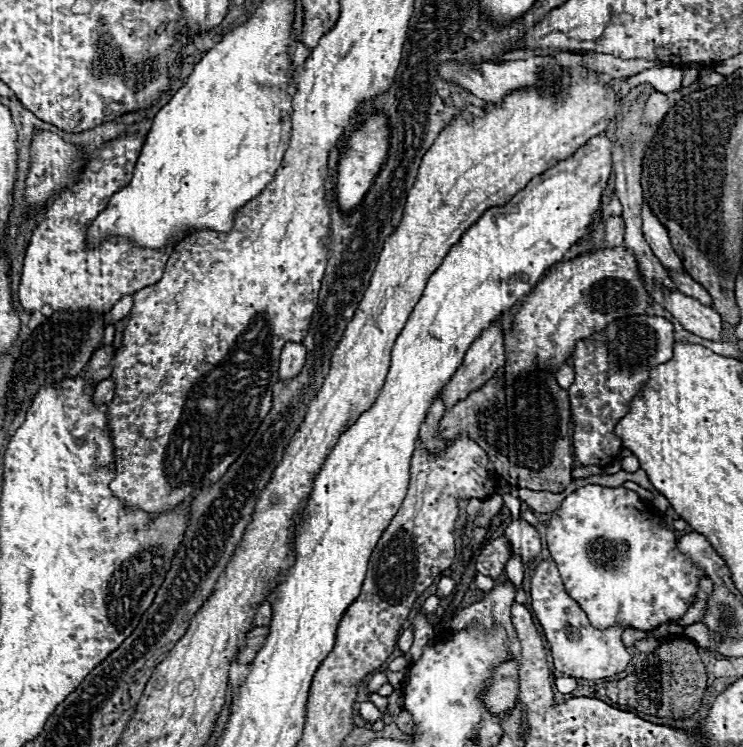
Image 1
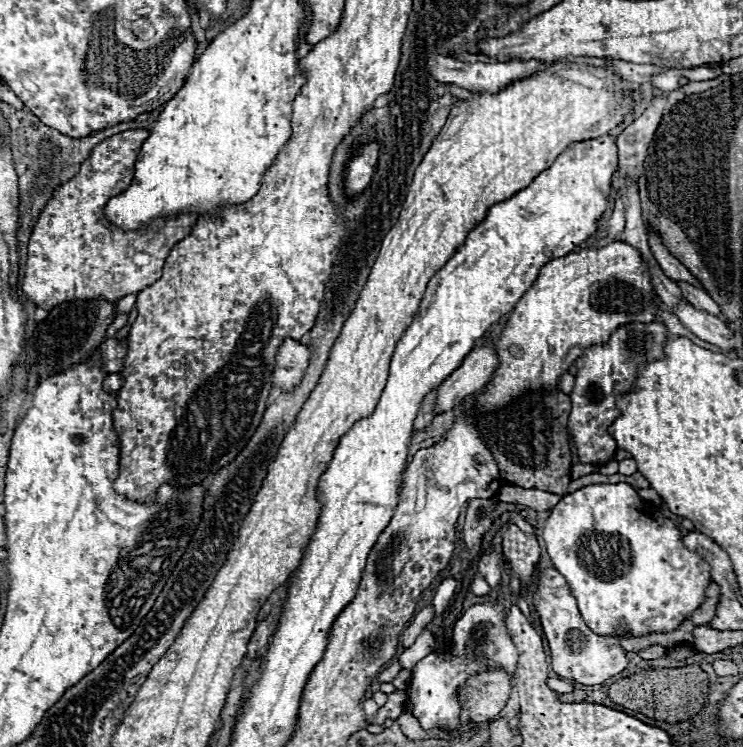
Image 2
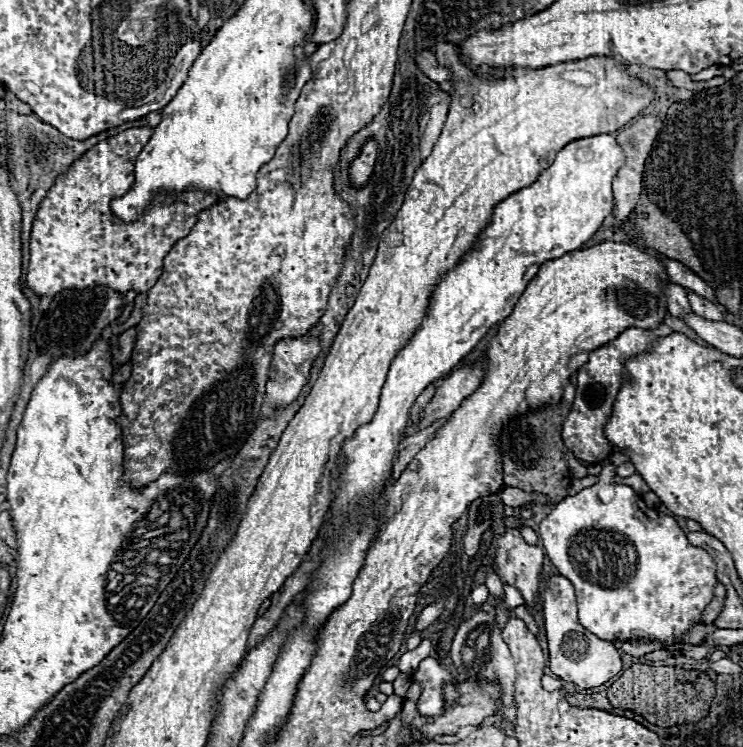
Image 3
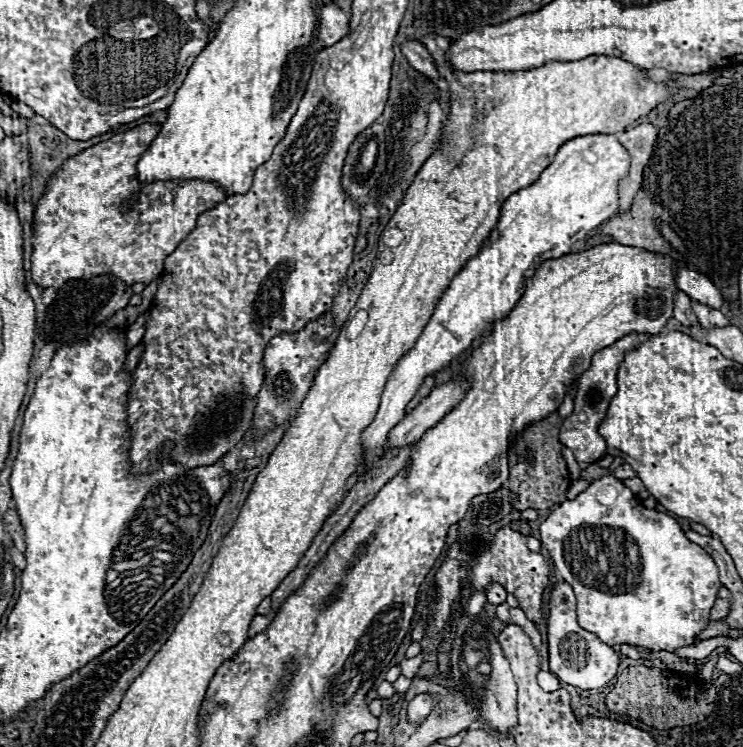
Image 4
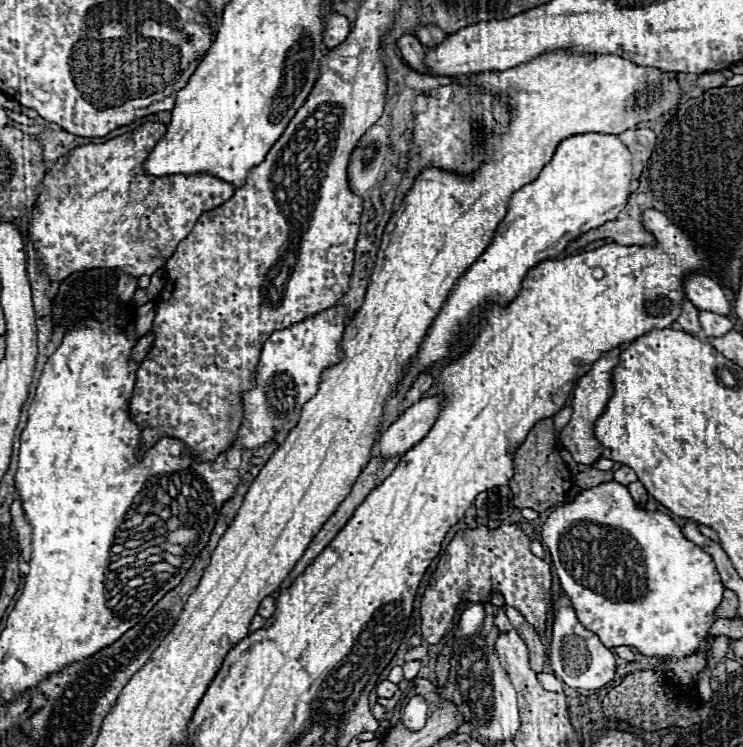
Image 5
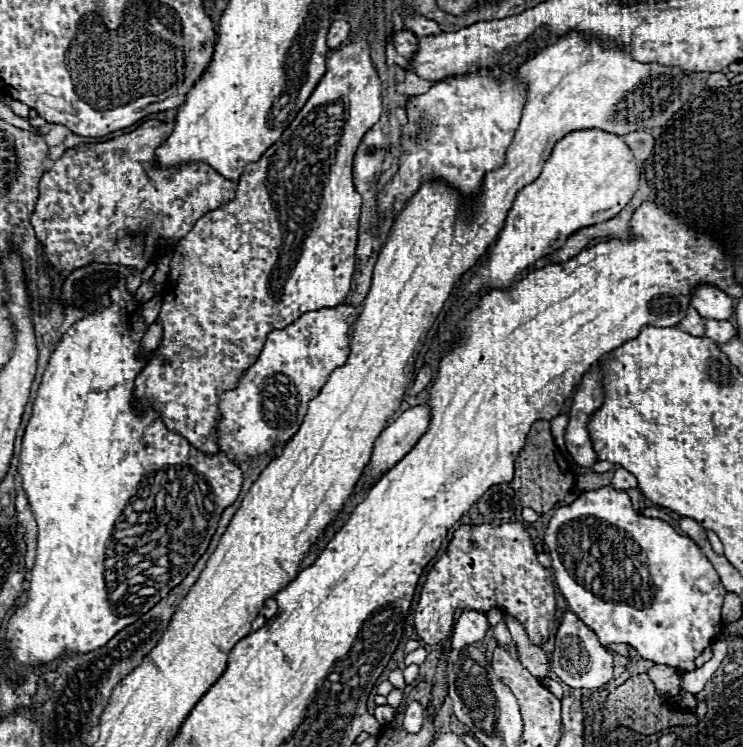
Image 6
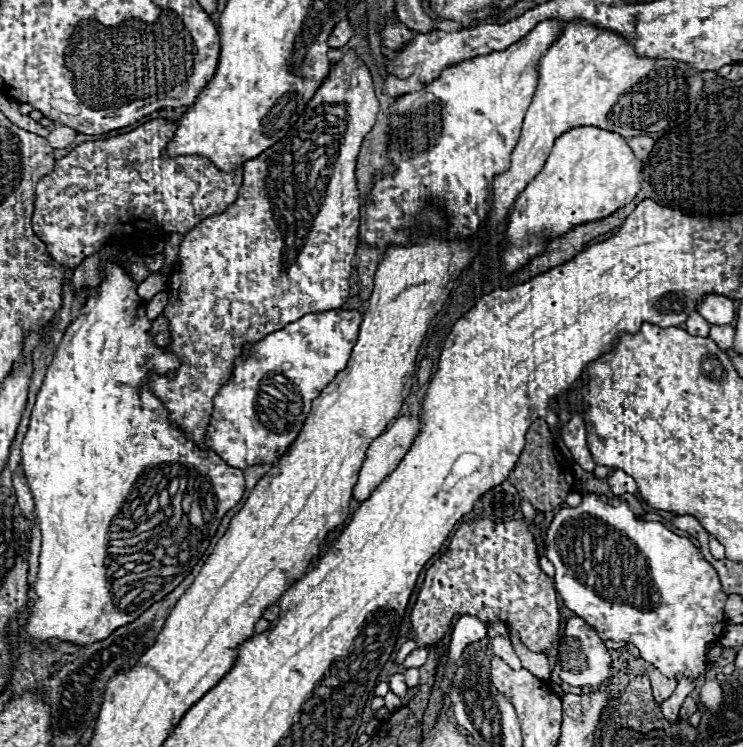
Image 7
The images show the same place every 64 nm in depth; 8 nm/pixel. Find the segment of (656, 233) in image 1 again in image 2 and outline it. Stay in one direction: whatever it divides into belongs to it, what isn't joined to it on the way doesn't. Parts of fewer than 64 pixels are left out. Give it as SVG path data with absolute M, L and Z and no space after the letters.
M648 232L648 242L652 246L654 258L658 260L658 264L662 266L662 270L666 272L666 276L670 276L670 280L678 280L678 282L688 282L694 284L696 288L702 288L702 284L698 280L694 280L694 276L690 274L690 270L686 266L682 266L662 244L662 238L654 232Z

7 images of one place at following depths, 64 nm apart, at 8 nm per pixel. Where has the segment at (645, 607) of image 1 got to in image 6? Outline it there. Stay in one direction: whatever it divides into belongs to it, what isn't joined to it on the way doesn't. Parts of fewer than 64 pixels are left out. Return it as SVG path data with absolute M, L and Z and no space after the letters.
M608 486L584 492L570 506L558 508L546 528L544 544L552 558L558 590L566 598L570 610L596 632L604 646L628 644L636 648L644 660L676 668L680 674L696 670L694 660L720 632L720 610L726 590L722 588L714 566L690 538L680 536L660 518L640 516L634 512L626 492Z

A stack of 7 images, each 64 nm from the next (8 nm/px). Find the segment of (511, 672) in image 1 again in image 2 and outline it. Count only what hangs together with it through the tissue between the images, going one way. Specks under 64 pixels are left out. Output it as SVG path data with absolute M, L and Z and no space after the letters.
M492 670L472 676L460 690L460 724L480 724L492 720L500 714L508 696L512 692L512 682L506 672Z

